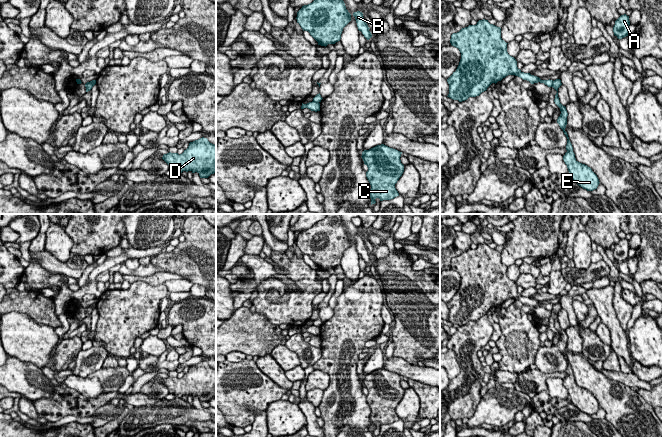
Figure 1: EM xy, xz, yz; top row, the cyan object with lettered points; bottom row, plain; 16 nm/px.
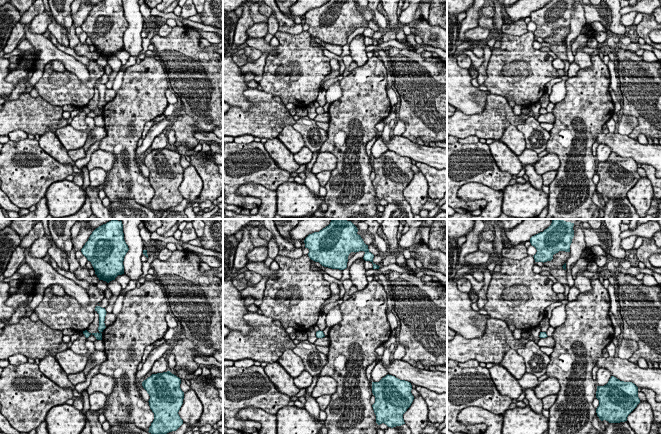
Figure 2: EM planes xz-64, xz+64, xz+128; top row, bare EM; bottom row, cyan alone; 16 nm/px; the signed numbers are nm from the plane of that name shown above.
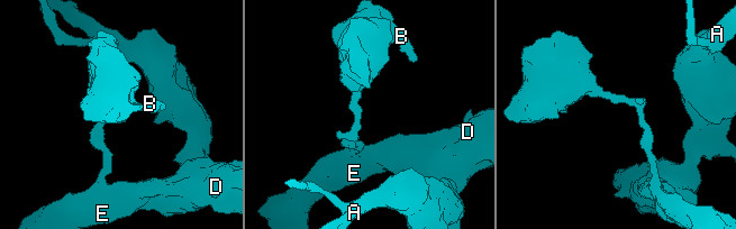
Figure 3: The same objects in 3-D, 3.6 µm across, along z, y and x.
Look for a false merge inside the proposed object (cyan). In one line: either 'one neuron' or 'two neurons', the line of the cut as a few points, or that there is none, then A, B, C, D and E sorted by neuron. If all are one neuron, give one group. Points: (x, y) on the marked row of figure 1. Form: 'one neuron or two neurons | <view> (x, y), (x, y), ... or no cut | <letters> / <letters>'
two neurons | yz (553, 81), (551, 86) | A C D E / B

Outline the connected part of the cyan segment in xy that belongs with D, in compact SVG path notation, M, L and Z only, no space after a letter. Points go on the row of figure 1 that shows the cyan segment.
M204 137L190 142L182 154L169 152L162 159L174 167L175 173L197 172L200 178L208 178L216 173L216 145Z

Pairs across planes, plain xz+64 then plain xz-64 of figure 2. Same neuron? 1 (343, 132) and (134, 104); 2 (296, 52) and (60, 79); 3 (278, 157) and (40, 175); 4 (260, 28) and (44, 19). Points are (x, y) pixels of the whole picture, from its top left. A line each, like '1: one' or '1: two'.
1: one
2: one
3: two
4: one

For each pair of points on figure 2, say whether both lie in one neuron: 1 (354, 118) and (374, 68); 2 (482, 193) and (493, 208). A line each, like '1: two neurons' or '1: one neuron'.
1: one neuron
2: one neuron

